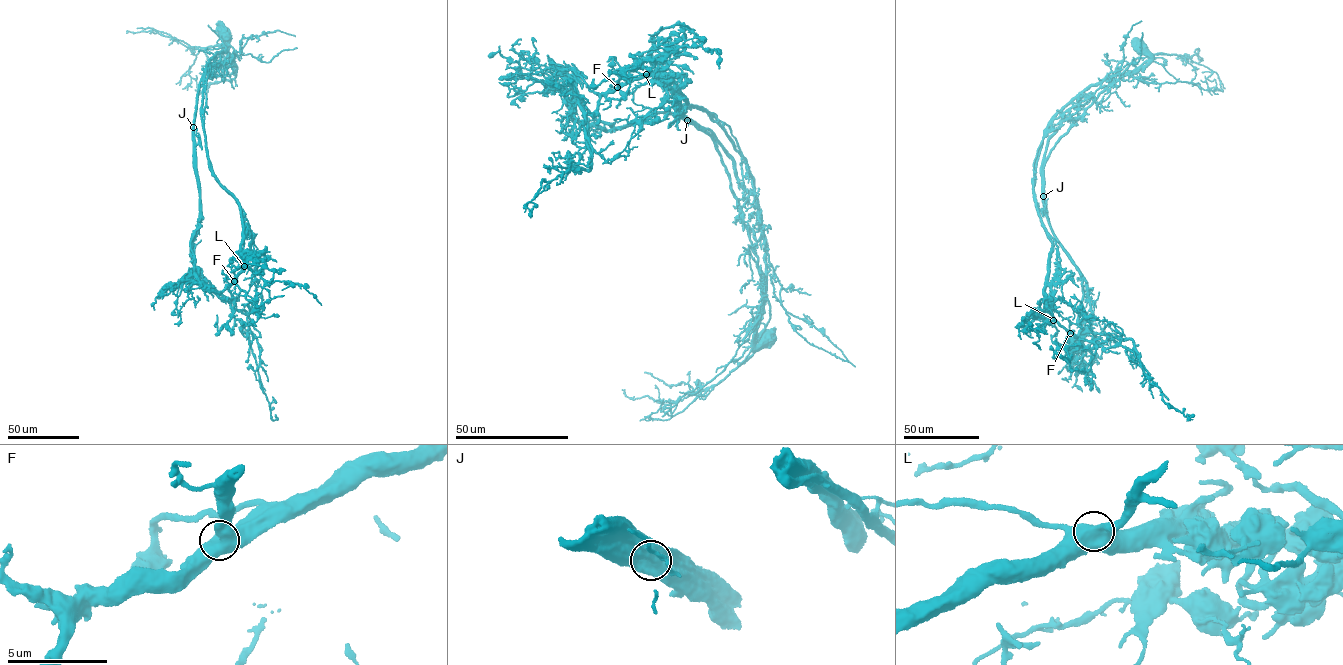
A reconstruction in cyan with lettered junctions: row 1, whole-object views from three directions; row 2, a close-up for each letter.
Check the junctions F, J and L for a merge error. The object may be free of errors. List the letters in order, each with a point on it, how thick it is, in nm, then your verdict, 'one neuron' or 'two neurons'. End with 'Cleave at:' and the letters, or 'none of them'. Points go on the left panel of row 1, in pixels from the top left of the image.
F: (234, 281) | 600 nm | one neuron
J: (193, 127) | 800 nm | two neurons
L: (244, 266) | 650 nm | one neuron
Cleave at: J

